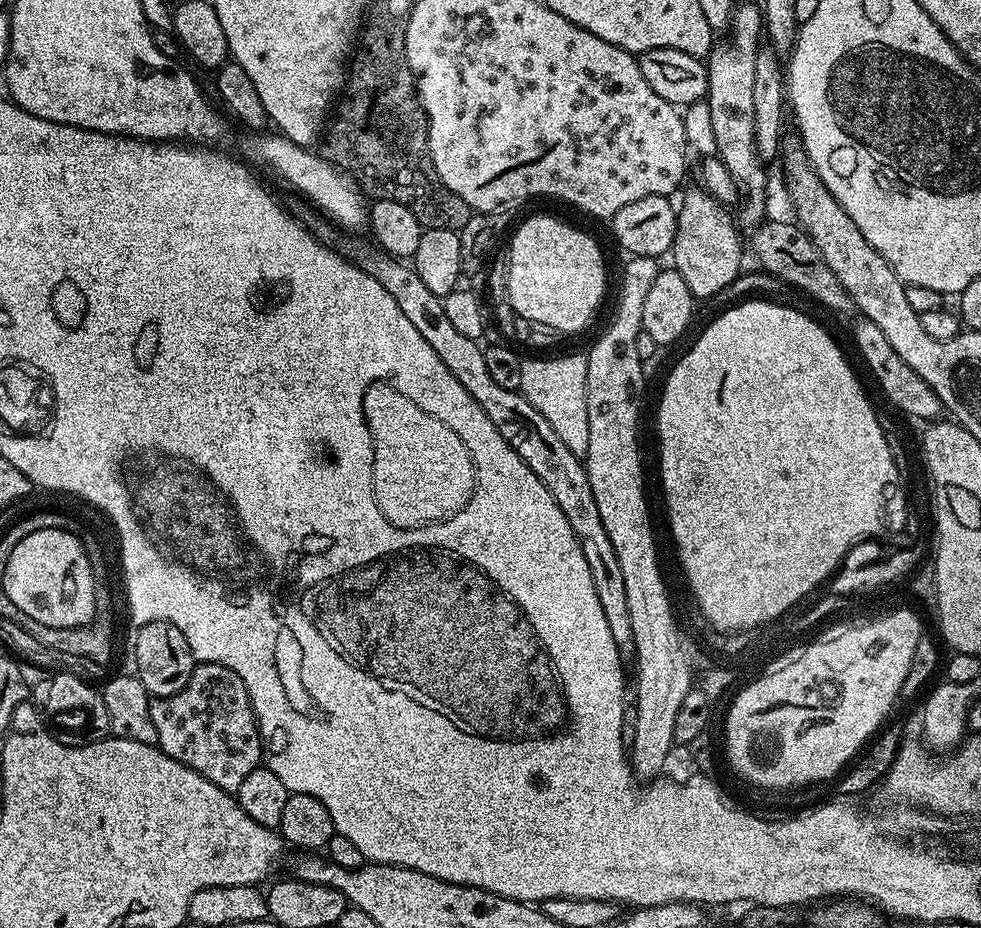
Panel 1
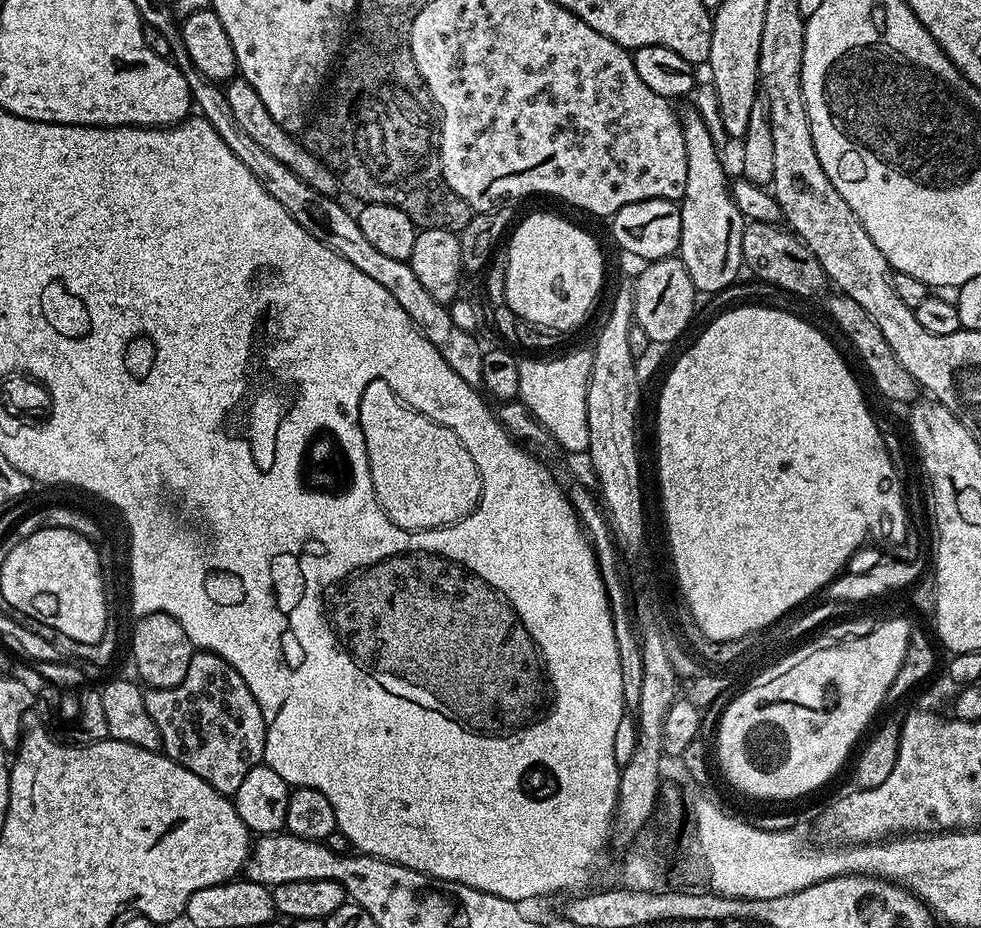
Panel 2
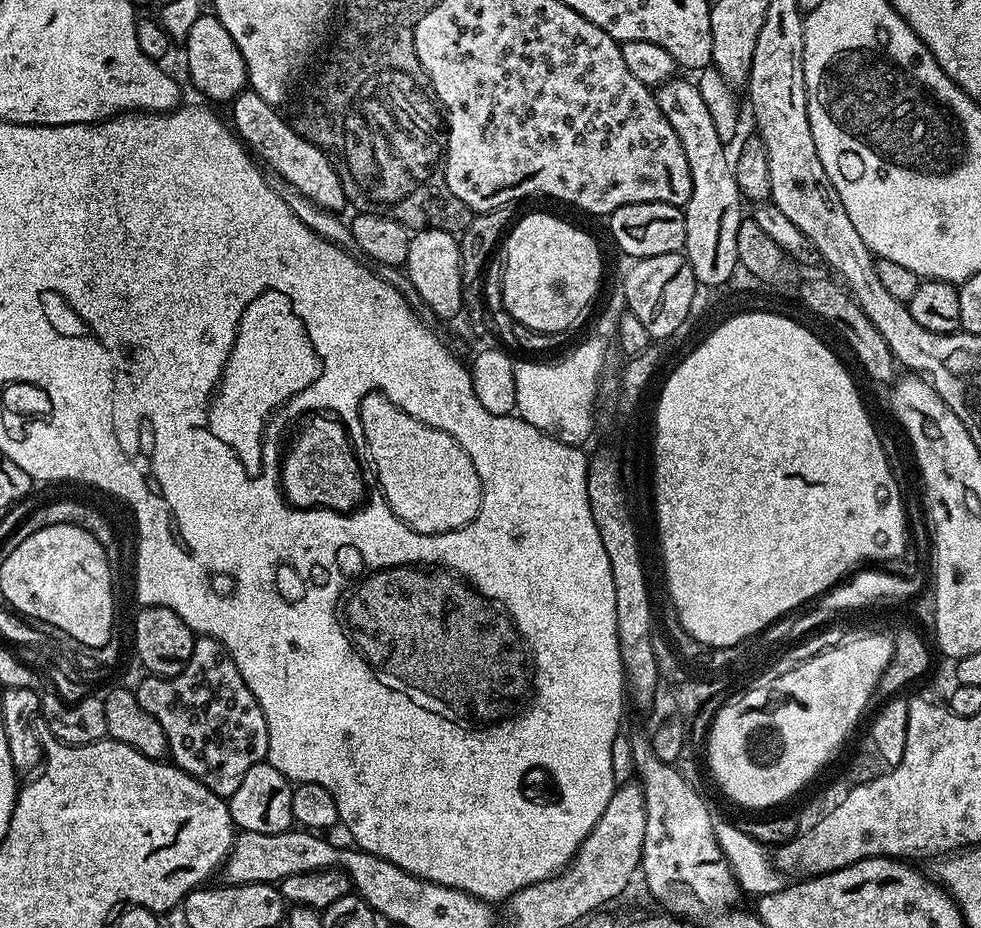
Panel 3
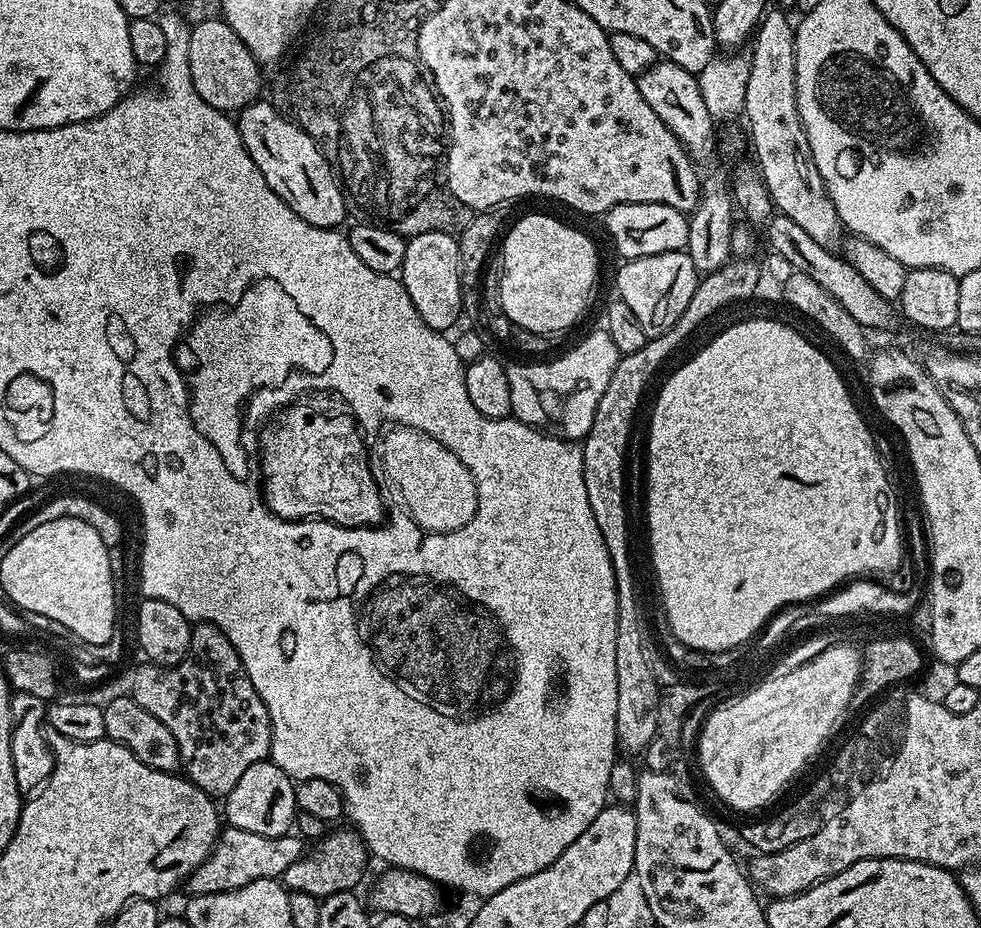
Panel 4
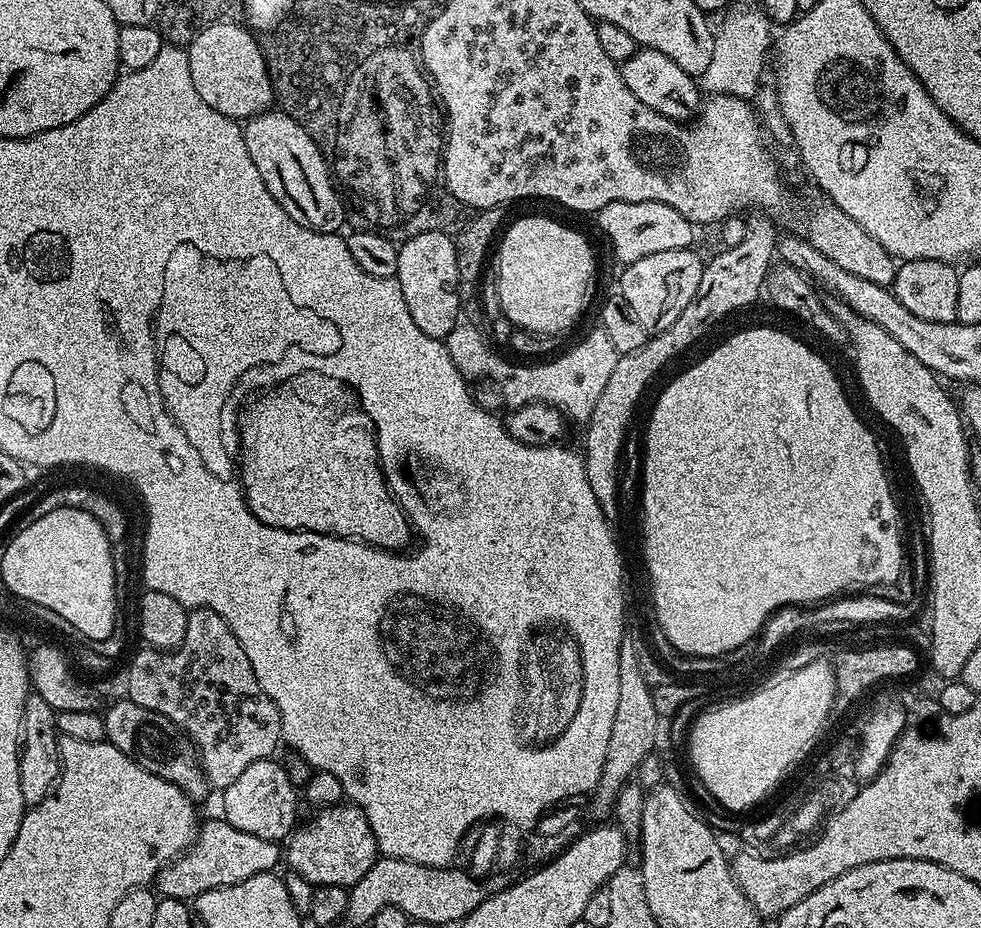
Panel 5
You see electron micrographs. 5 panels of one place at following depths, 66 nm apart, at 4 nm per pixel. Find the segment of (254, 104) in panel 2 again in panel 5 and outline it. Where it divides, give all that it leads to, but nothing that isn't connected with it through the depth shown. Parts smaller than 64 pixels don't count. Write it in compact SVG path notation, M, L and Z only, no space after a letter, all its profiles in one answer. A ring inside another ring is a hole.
M269 110L252 117L243 129L250 159L254 161L262 182L266 182L266 190L274 194L278 206L282 206L294 222L310 230L339 233L344 224L346 204L334 183L328 161L310 134L306 134L294 118L279 110Z

